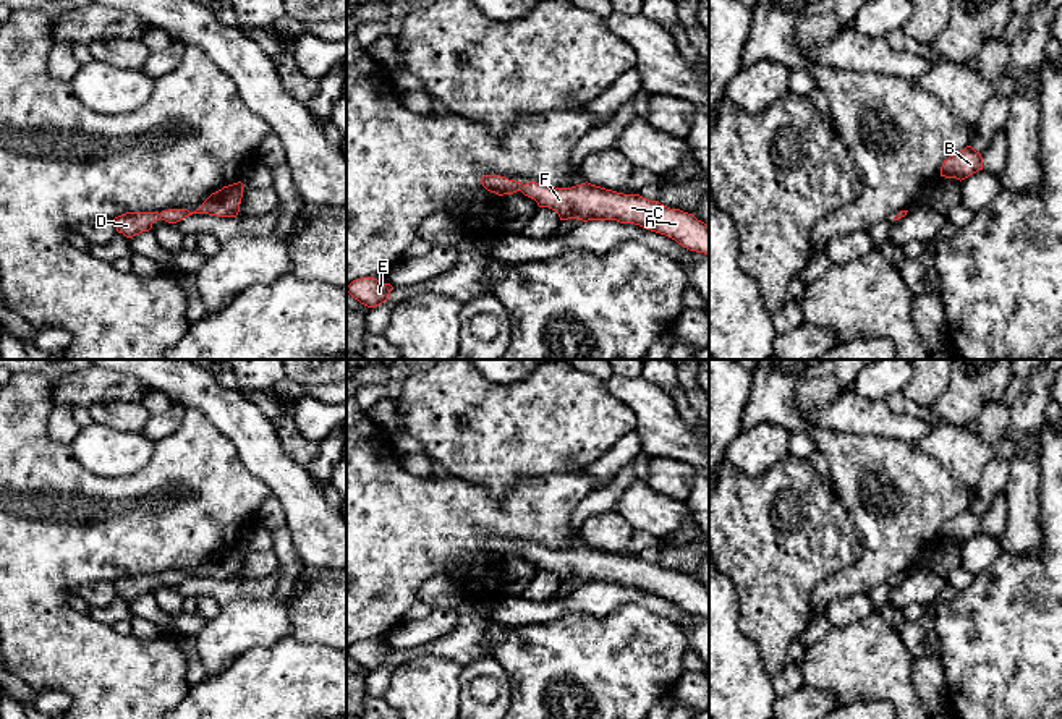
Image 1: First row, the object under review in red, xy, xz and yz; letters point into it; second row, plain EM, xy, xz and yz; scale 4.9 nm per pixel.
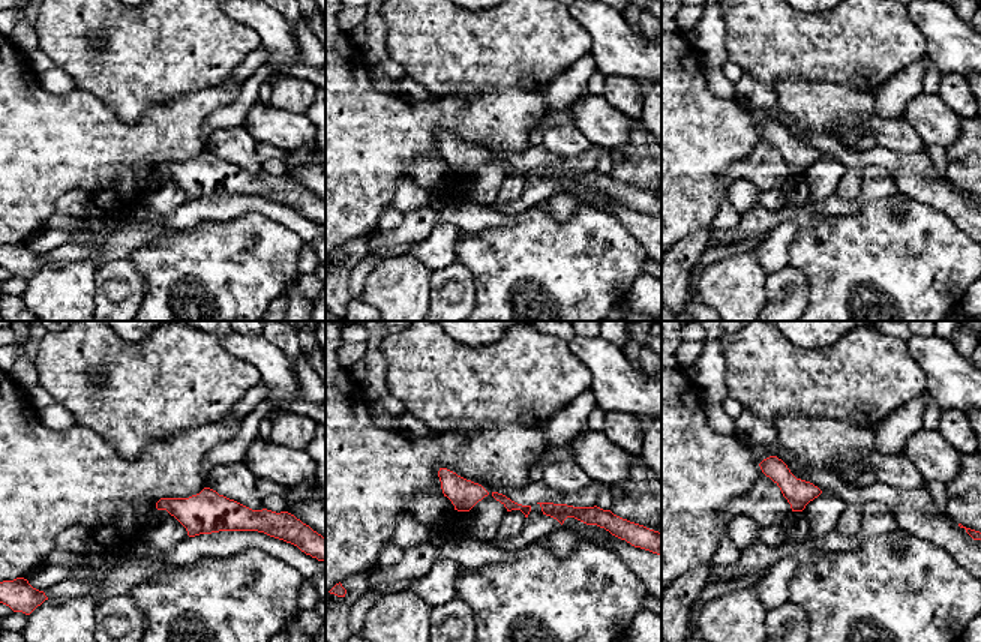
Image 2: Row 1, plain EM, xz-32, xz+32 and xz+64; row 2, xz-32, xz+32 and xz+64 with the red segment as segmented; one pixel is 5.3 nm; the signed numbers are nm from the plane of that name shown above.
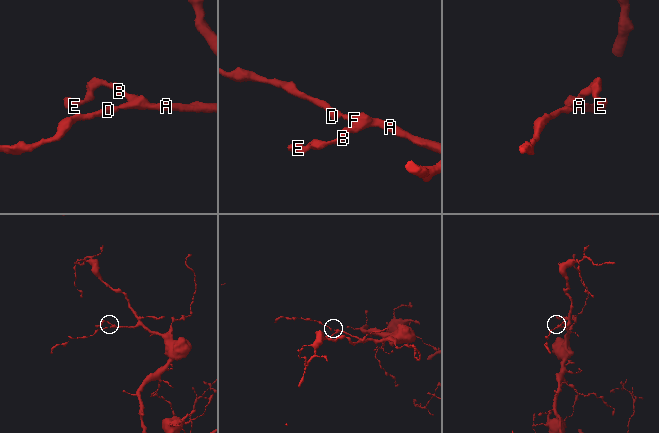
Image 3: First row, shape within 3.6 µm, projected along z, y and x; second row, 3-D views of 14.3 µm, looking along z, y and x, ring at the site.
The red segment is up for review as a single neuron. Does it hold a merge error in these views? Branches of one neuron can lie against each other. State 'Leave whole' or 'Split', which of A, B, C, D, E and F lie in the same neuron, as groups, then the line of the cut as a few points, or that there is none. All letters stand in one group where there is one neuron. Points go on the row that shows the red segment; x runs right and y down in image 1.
Leave whole. Groups: A B C D E F. No split

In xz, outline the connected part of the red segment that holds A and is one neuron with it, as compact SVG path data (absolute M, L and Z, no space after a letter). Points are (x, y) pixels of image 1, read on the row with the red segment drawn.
M484 175L482 186L499 196L521 191L539 207L555 211L560 220L617 220L635 223L665 235L690 251L709 254L709 227L693 214L670 209L659 201L639 194L623 194L591 183L571 188L555 188L544 183L508 180L500 175Z

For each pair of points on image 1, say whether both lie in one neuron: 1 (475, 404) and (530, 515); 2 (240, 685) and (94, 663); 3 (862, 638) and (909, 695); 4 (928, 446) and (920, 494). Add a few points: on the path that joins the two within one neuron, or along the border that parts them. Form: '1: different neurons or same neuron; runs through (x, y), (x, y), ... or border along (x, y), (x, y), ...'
1: different neurons; border along (552, 475), (525, 476), (501, 499), (476, 485)
2: different neurons; border along (188, 690), (178, 701)
3: same neuron; runs through (866, 653), (894, 680)
4: different neurons; border along (909, 441), (933, 457), (955, 480)

